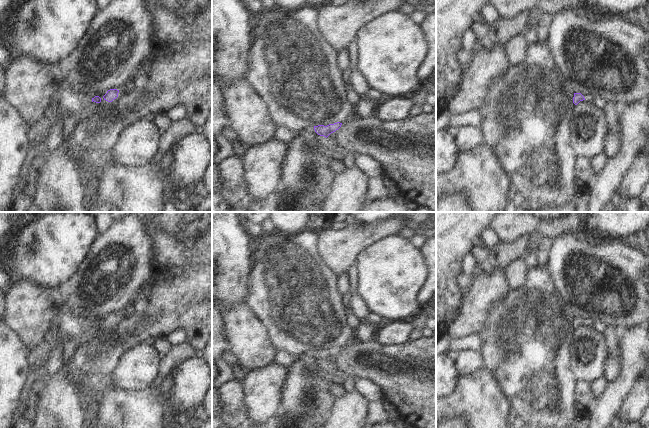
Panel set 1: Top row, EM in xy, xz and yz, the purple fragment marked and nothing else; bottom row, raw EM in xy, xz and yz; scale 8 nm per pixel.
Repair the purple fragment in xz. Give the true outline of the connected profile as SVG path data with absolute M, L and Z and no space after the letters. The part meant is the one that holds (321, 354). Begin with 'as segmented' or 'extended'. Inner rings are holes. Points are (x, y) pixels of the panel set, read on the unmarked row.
as segmented | M337 346L334 348L329 348L327 350L318 349L318 350L314 350L314 354L318 359L324 360L327 362L331 357L338 354L341 351L341 349L342 349L342 347L340 347L340 346Z

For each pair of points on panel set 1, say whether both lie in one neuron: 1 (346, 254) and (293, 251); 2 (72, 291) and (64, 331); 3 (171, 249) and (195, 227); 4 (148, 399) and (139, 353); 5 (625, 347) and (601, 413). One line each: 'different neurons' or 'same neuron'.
1: different neurons
2: different neurons
3: same neuron
4: different neurons
5: same neuron

